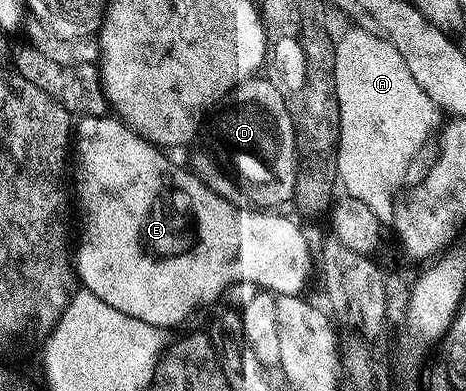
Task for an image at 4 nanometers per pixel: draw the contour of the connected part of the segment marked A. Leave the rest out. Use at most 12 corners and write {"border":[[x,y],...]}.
{"border":[[338,36],[339,185],[395,212],[438,106],[403,55]]}

